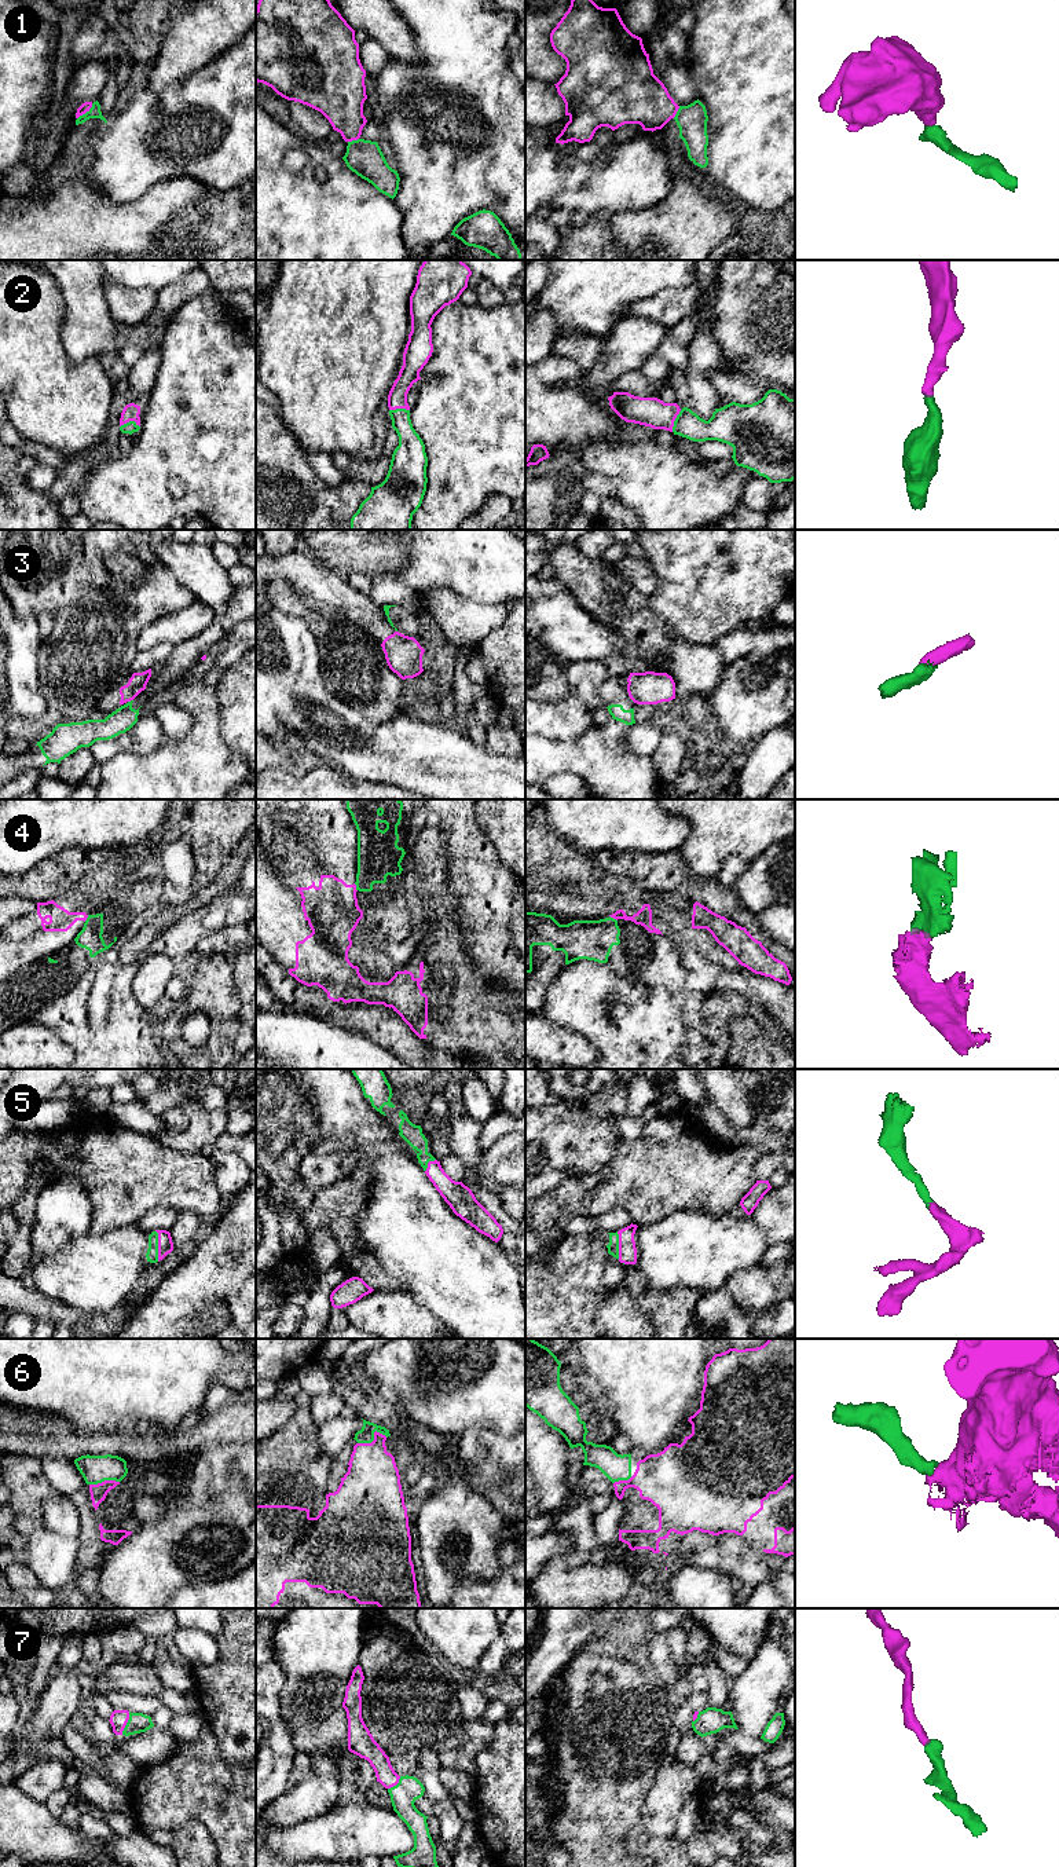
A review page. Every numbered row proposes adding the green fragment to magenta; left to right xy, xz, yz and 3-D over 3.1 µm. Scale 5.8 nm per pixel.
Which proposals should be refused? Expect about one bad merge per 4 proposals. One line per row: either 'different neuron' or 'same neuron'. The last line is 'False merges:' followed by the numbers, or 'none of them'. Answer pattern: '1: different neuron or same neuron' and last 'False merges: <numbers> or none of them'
1: same neuron
2: same neuron
3: different neuron
4: different neuron
5: same neuron
6: same neuron
7: same neuron
False merges: 3, 4

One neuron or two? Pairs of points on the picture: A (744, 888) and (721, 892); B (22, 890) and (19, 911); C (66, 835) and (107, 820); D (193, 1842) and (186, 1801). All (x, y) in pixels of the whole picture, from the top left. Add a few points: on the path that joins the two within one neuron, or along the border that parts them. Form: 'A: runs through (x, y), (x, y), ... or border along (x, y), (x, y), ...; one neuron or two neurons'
A: border along (733, 888), (739, 897); two neurons
B: border along (14, 896), (32, 899), (36, 903); two neurons
C: runs through (76, 826), (81, 820), (98, 820); one neuron
D: border along (182, 1825), (172, 1831); two neurons

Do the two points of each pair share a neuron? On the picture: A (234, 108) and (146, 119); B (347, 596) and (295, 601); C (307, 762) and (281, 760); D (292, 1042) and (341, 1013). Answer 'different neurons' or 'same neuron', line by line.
A: same neuron
B: different neurons
C: same neuron
D: different neurons

